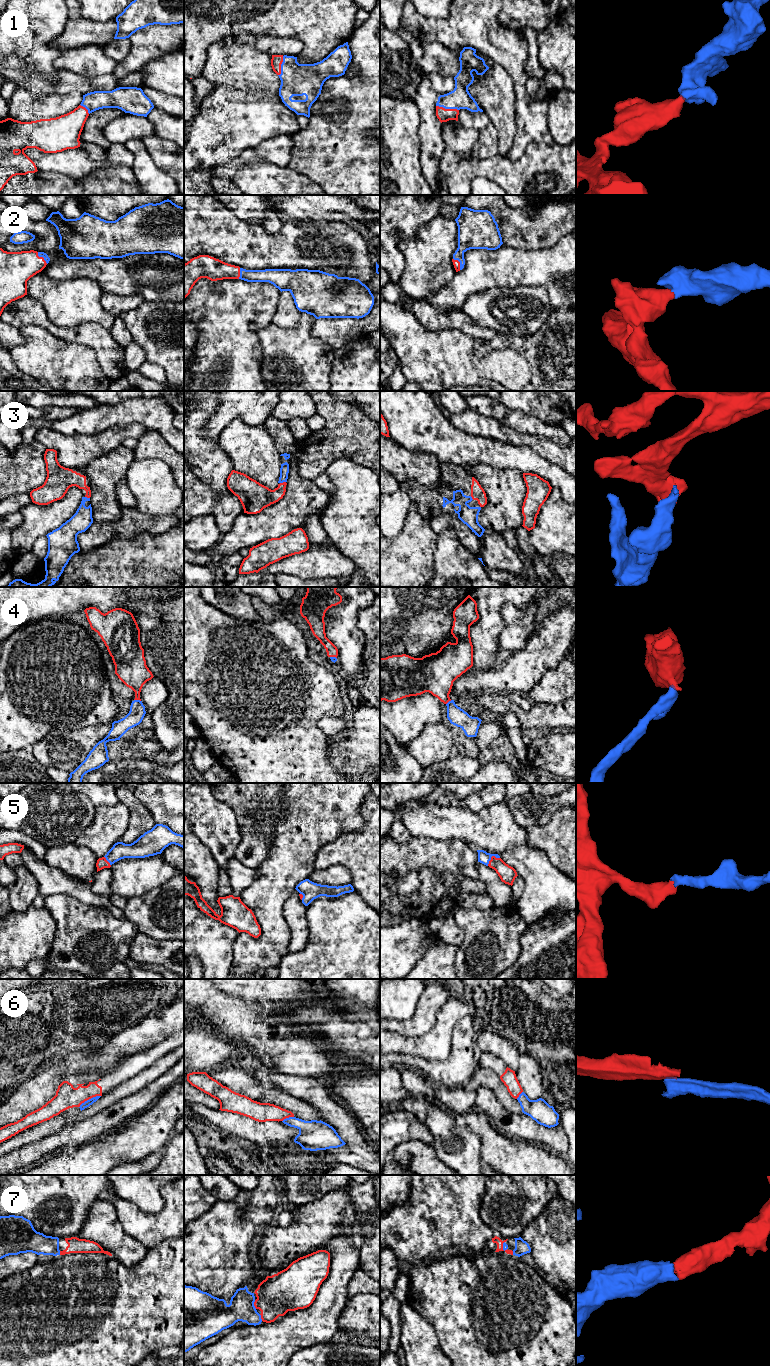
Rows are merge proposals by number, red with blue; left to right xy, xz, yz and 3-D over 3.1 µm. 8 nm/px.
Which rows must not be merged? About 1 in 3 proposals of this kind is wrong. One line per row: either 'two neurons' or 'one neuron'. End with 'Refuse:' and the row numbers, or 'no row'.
1: one neuron
2: one neuron
3: one neuron
4: one neuron
5: one neuron
6: two neurons
7: one neuron
Refuse: 6

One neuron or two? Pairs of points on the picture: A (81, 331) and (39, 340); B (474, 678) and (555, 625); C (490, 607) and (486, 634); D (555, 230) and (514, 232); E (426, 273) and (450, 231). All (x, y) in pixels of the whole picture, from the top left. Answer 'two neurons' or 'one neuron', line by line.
A: two neurons
B: one neuron
C: one neuron
D: one neuron
E: one neuron

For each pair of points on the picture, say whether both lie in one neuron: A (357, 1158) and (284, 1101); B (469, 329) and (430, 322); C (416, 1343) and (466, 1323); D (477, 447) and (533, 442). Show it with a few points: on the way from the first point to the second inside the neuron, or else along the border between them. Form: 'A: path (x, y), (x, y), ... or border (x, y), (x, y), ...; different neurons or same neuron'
A: border (305, 1101), (319, 1113), (321, 1119); different neurons
B: path (459, 321), (440, 321); same neuron
C: border (421, 1316), (432, 1327), (439, 1348), (446, 1355); different neurons
D: border (489, 438), (515, 445), (529, 445), (535, 450); different neurons

